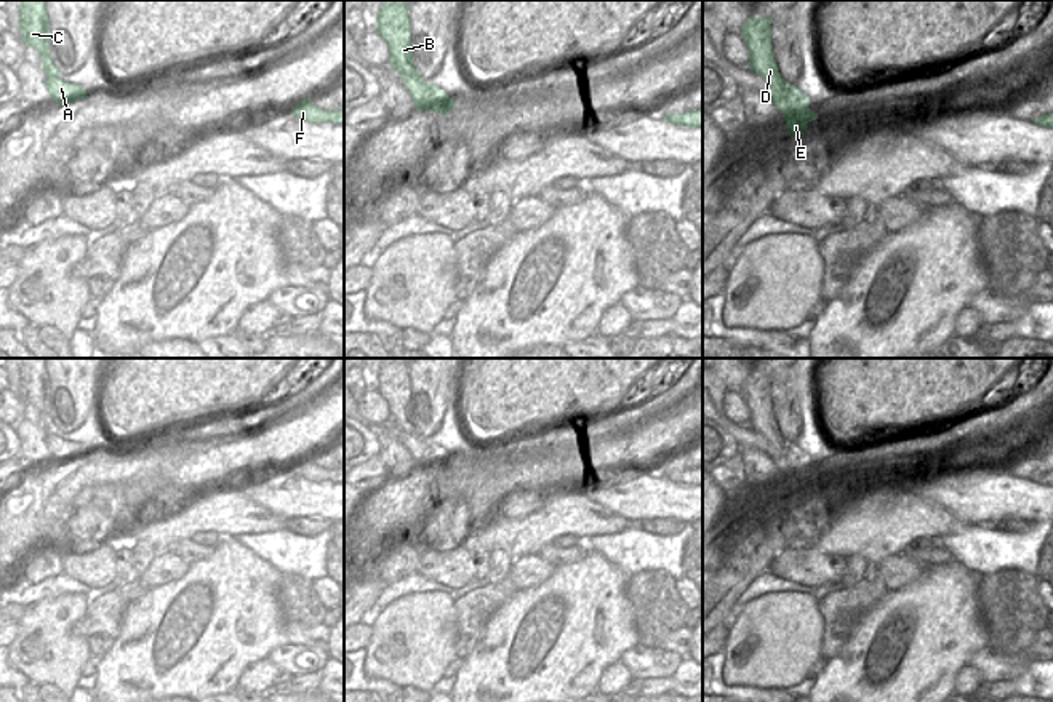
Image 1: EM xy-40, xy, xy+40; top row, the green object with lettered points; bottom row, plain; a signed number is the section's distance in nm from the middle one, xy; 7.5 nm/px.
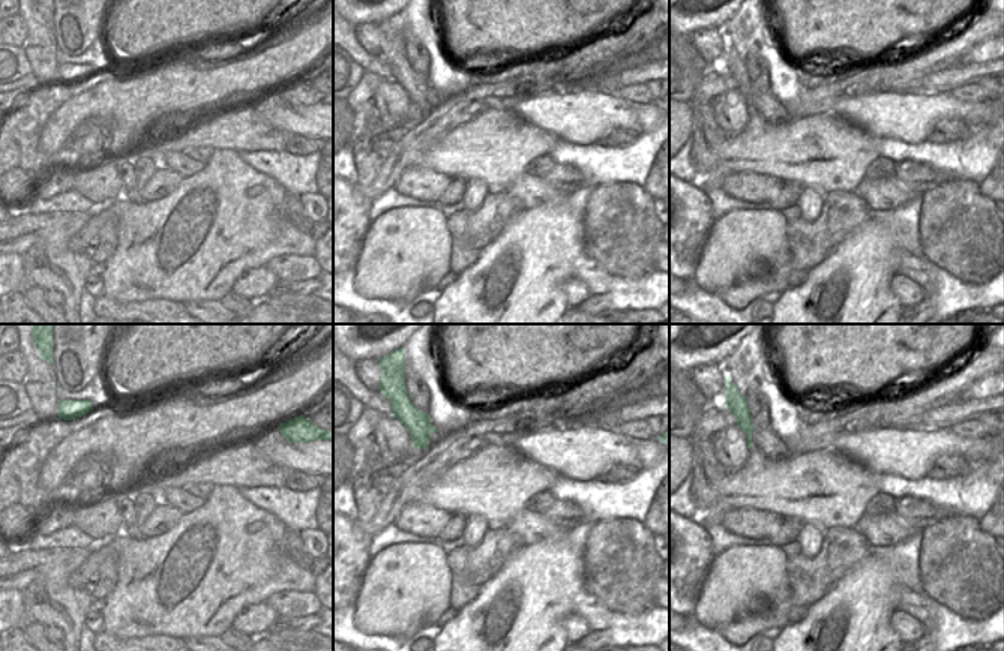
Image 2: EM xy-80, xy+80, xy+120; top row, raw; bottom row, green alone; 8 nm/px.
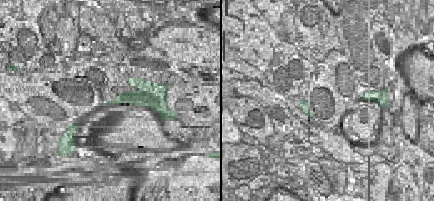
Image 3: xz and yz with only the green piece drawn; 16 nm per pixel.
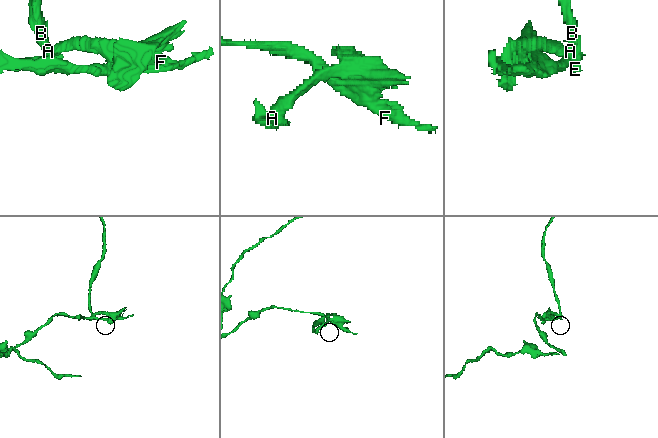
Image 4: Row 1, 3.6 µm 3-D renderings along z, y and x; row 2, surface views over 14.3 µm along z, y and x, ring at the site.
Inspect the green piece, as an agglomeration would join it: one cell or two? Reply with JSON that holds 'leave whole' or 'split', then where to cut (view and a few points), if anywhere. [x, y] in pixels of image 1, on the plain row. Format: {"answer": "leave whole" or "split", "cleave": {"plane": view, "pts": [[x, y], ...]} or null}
{"answer": "split", "cleave": {"plane": "xy+40", "pts": [[767, 438], [789, 458], [788, 469]]}}

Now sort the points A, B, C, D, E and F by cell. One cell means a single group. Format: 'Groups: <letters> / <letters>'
Groups: A F / B C D E.

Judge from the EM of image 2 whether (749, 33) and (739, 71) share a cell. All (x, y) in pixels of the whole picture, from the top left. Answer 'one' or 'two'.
two

